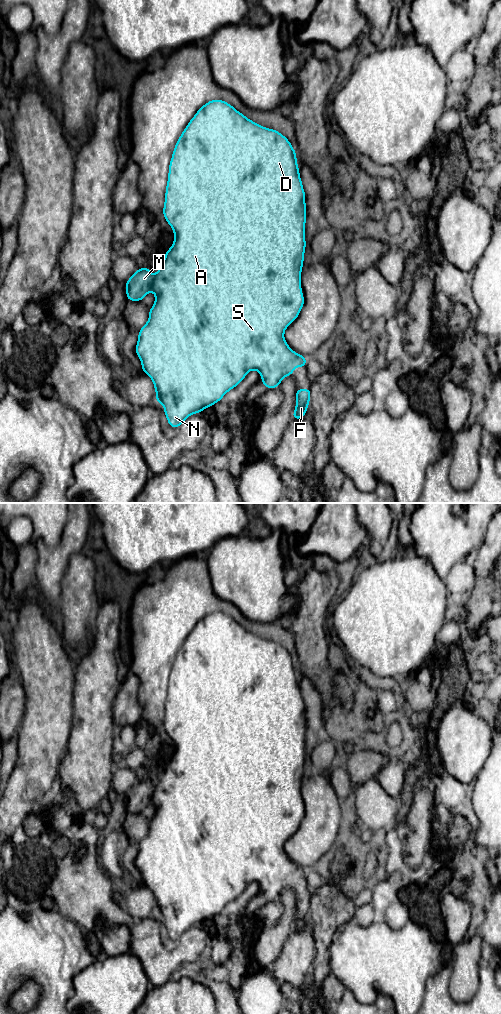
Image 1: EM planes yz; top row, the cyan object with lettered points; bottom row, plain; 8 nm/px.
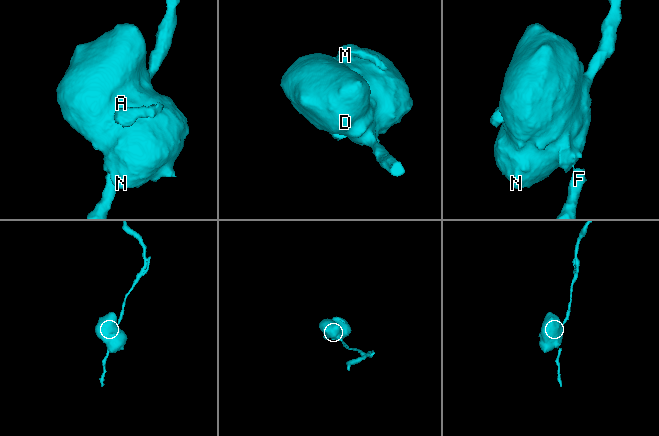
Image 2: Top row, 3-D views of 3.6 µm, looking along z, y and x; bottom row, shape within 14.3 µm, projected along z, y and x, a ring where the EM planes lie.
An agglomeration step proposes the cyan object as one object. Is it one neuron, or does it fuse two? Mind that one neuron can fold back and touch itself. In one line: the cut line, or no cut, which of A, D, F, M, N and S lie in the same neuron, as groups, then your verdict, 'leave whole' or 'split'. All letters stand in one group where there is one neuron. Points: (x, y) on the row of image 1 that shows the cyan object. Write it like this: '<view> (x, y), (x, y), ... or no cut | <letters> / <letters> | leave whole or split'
yz (154, 276), (151, 290) | A D F N S / M | split

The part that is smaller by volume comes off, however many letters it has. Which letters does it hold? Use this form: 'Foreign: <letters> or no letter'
Foreign: M

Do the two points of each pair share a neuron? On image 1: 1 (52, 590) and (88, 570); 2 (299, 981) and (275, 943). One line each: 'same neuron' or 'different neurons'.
1: different neurons
2: different neurons

